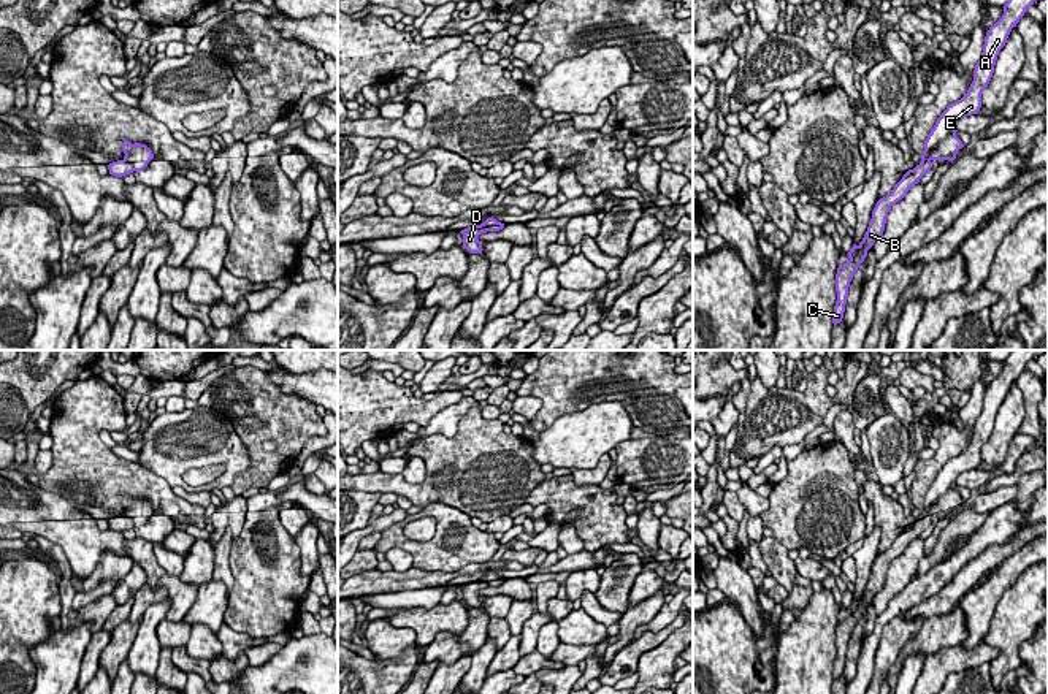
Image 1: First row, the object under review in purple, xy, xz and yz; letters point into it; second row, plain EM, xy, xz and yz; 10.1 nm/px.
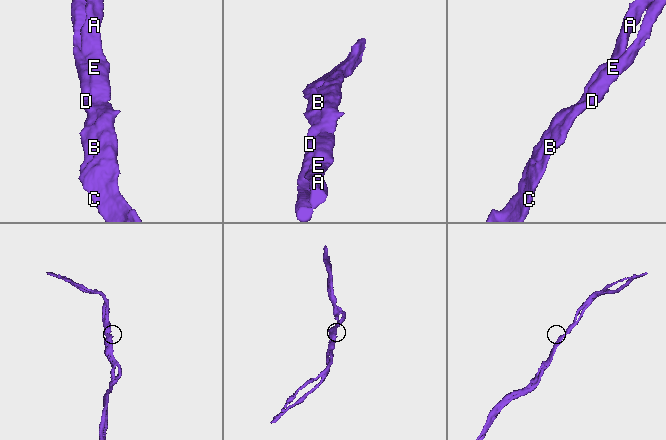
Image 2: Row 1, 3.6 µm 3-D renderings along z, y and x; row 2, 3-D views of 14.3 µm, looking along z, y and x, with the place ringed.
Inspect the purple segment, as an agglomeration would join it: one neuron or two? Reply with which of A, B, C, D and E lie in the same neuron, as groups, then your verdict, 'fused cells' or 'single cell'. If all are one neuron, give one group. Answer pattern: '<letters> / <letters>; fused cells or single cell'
A E / B C D; fused cells

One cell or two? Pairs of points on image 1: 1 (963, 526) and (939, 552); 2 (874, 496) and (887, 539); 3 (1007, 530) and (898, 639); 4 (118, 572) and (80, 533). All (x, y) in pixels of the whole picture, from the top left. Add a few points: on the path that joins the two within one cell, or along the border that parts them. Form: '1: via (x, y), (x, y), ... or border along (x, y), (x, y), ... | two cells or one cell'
1: via (956, 531), (944, 545) | one cell
2: via (883, 507), (887, 512), (887, 528) | one cell
3: border along (906, 612), (895, 617), (883, 628), (880, 640) | two cells
4: border along (111, 550), (126, 556) | two cells

